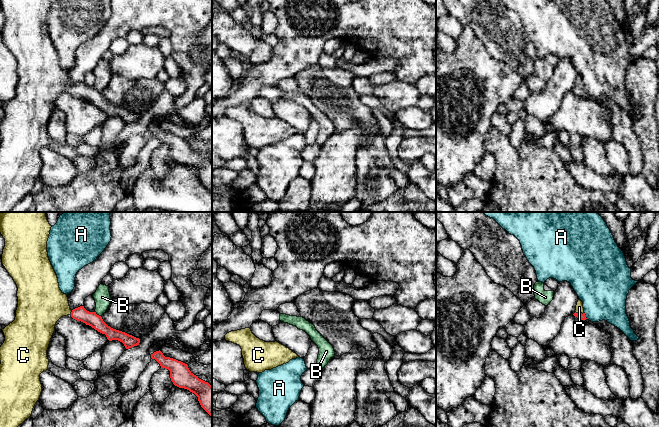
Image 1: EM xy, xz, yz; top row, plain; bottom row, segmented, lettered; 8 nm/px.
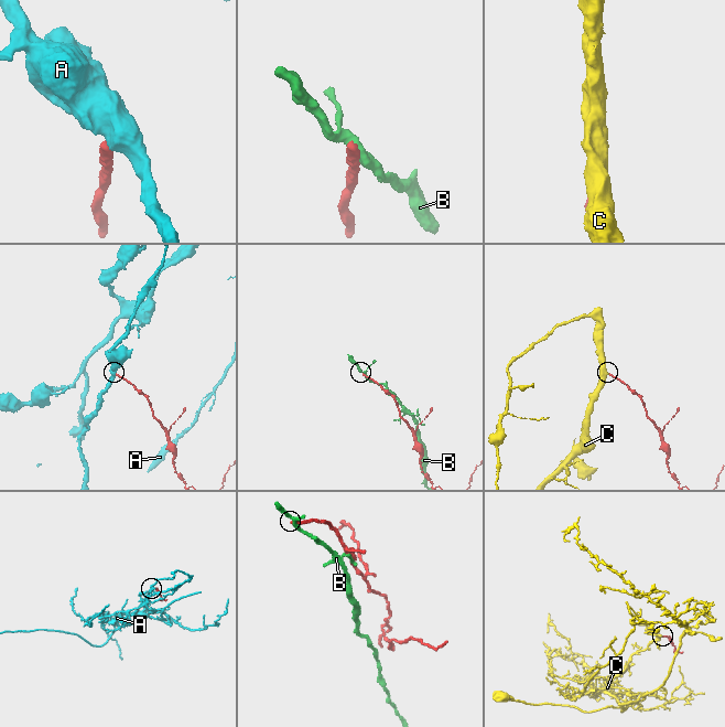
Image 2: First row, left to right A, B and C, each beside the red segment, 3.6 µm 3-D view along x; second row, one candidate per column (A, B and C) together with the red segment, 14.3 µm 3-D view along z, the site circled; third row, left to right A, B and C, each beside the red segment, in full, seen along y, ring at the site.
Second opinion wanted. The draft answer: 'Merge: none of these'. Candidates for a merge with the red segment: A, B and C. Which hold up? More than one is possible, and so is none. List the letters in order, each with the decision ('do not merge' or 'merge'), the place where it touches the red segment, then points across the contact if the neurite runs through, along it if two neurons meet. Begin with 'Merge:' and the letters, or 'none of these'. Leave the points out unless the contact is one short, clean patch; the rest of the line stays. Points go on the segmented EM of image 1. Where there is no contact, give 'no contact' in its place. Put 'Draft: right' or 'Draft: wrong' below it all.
Merge: C
A: do not merge; contact yz (585, 315); border yz (584, 312), (587, 318)
B: do not merge; contact xy (96, 314); border xy (95, 311), (100, 316)
C: merge; contact yz (579, 313); way yz (581, 316), (579, 313), (579, 307)
Draft: wrong

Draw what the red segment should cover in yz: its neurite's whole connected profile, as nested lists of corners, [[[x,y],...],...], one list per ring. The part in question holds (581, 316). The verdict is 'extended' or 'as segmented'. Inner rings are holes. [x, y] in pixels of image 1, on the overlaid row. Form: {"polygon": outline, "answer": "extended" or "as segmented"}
{"polygon": [[[579,299],[576,305],[575,313],[573,314],[575,317],[581,320],[586,320],[586,315],[584,313],[583,302]]], "answer": "extended"}

